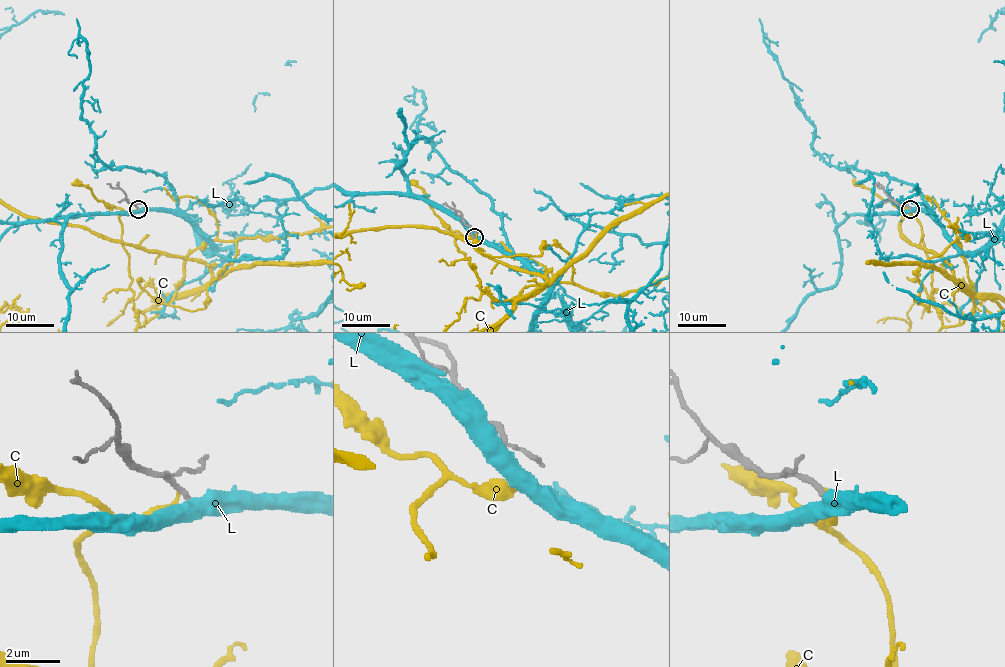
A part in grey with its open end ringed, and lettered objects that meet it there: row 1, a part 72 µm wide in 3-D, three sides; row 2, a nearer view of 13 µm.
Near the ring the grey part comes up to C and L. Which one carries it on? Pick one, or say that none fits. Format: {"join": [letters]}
{"join": []}

